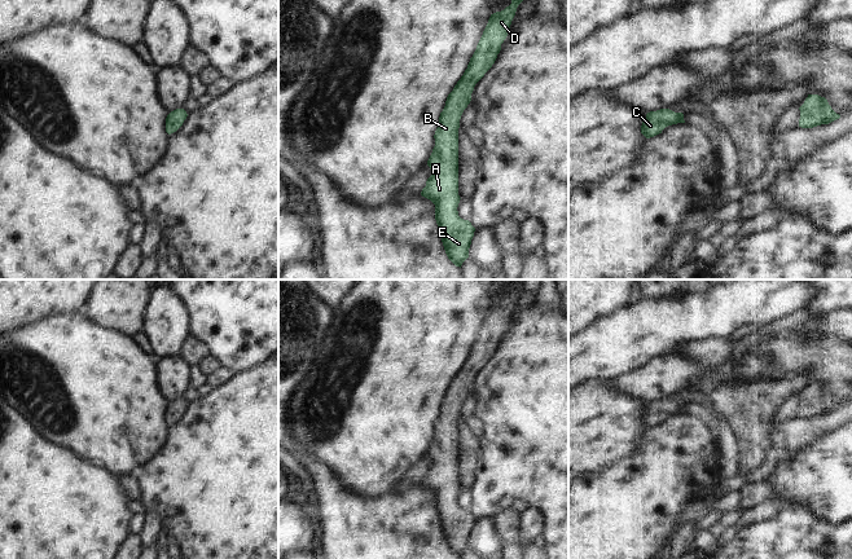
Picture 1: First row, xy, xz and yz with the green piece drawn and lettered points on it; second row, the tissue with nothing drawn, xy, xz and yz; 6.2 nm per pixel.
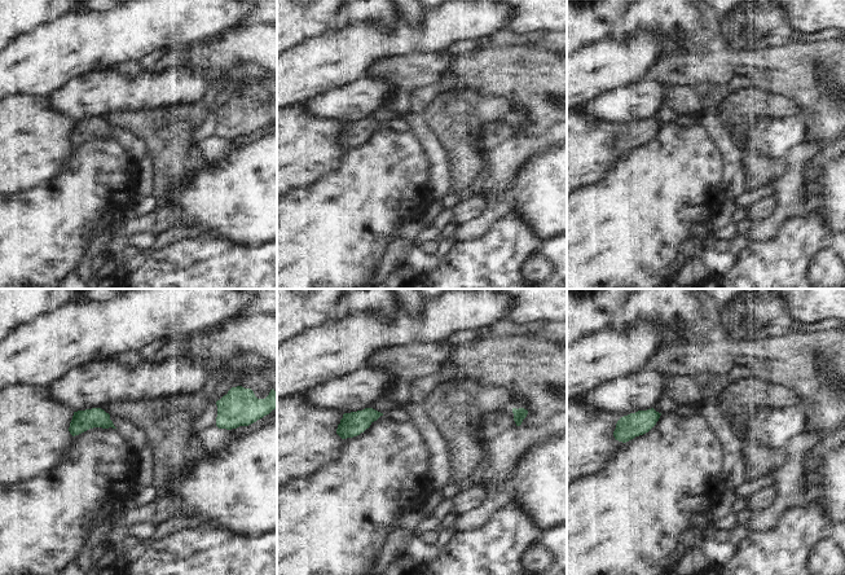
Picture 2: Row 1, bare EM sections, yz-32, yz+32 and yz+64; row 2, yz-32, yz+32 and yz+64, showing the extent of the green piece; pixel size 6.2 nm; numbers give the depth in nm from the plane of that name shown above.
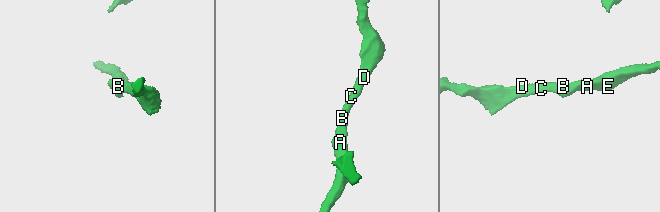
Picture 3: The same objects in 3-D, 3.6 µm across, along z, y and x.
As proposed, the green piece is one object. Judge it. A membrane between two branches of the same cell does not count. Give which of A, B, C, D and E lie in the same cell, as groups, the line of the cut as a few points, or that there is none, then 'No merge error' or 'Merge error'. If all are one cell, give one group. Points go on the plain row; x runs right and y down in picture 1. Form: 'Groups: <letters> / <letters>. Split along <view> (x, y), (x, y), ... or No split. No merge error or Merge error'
Groups: A B C D E. No split. No merge error.

